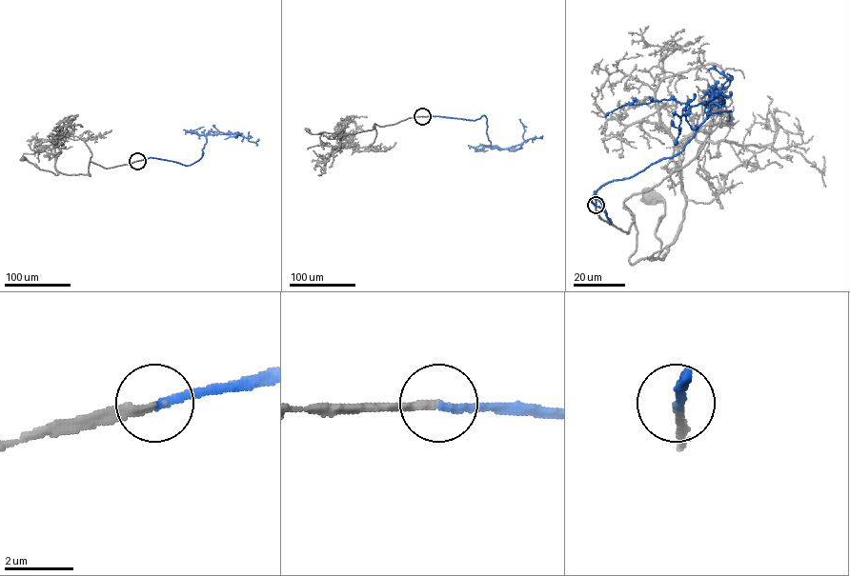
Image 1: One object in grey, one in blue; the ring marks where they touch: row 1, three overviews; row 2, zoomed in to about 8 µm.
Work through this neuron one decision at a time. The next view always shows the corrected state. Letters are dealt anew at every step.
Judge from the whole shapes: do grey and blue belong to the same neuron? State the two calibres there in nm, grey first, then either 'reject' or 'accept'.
240 nm thick on the grey side, 240 nm on the other; accept

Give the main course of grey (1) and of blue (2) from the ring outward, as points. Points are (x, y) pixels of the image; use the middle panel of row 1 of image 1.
1: (422, 116), (383, 126), (374, 124), (372, 129), (341, 136), (342, 129), (337, 133), (313, 134), (307, 130)
2: (422, 116), (475, 120), (484, 115), (490, 145), (500, 148), (542, 135)

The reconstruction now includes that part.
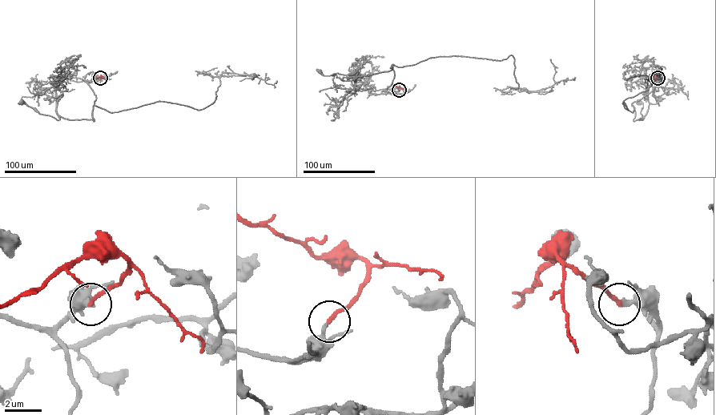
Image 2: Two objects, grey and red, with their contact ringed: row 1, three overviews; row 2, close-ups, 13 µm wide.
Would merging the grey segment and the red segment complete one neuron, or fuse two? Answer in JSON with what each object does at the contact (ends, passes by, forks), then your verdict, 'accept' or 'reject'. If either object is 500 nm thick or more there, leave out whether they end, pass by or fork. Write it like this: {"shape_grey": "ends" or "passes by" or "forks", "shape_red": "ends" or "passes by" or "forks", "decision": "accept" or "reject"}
{"shape_grey": "ends", "shape_red": "ends", "decision": "accept"}

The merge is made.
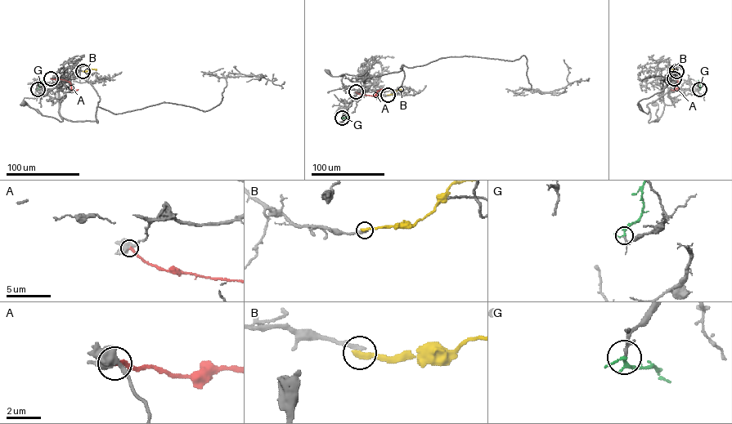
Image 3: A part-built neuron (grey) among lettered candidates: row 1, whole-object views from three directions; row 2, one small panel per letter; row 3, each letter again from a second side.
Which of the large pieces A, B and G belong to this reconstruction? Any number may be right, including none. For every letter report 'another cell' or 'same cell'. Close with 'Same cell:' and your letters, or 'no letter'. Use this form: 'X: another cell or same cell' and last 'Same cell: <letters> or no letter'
A: another cell
B: another cell
G: same cell
Same cell: G

